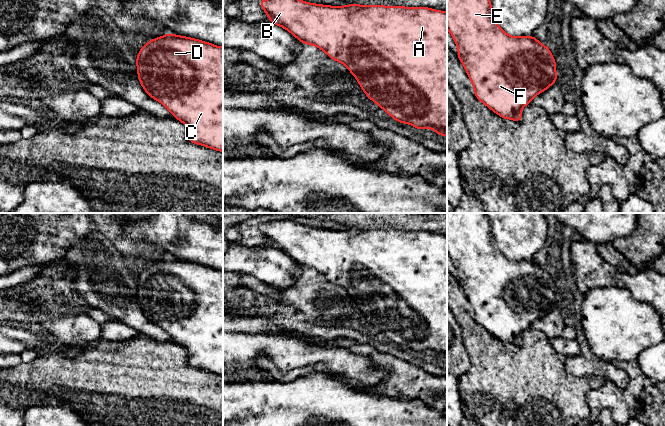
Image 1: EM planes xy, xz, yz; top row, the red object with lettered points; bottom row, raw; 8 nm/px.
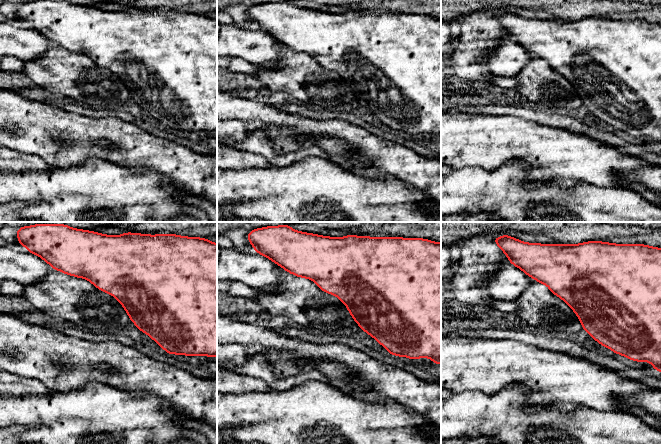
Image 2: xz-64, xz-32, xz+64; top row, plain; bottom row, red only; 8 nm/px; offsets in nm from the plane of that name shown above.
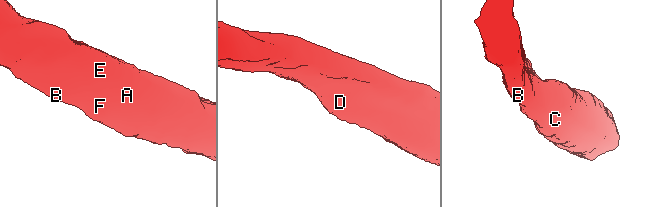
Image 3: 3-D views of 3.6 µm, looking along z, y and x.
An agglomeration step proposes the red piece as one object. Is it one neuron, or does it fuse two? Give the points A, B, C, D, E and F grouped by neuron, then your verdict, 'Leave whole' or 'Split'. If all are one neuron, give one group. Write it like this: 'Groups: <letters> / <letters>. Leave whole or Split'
Groups: A B C D E F. Leave whole

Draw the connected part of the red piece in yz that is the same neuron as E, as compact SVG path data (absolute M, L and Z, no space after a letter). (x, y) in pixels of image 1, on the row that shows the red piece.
M447 0L447 29L458 47L458 58L474 87L475 97L501 118L522 120L522 108L557 82L555 58L533 35L513 37L497 24L490 0Z

